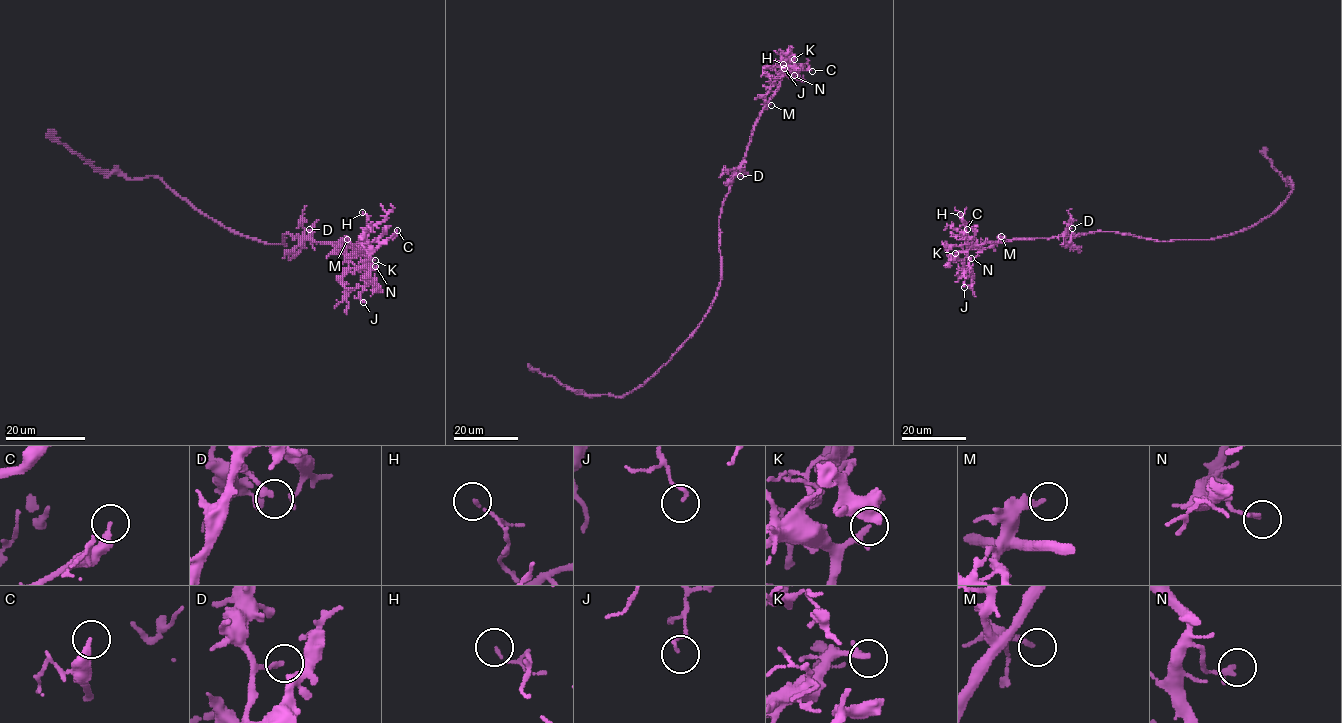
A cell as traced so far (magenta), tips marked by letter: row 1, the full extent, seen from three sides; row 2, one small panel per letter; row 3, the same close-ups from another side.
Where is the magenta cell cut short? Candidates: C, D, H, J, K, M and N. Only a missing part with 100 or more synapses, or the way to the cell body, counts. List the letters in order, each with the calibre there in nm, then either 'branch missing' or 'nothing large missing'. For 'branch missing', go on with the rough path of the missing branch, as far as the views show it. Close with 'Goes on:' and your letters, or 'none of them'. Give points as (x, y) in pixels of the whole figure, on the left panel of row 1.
C: 260 nm | nothing large missing
D: 200 nm | nothing large missing
H: 100 nm | nothing large missing
J: 120 nm | nothing large missing
K: 240 nm | branch missing | (375, 260), (392, 257), (401, 277), (391, 265), (353, 267), (343, 259), (324, 263), (307, 274), (267, 273)
M: 200 nm | nothing large missing
N: 190 nm | nothing large missing
Goes on: K

